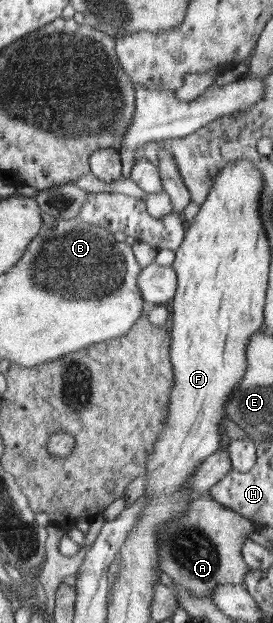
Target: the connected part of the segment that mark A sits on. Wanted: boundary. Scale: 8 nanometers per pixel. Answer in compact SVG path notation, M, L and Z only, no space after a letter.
M209 495L193 500L184 518L170 521L160 531L159 567L196 598L209 599L221 584L244 584L251 569L243 557L243 544L257 532L256 524L225 508Z

